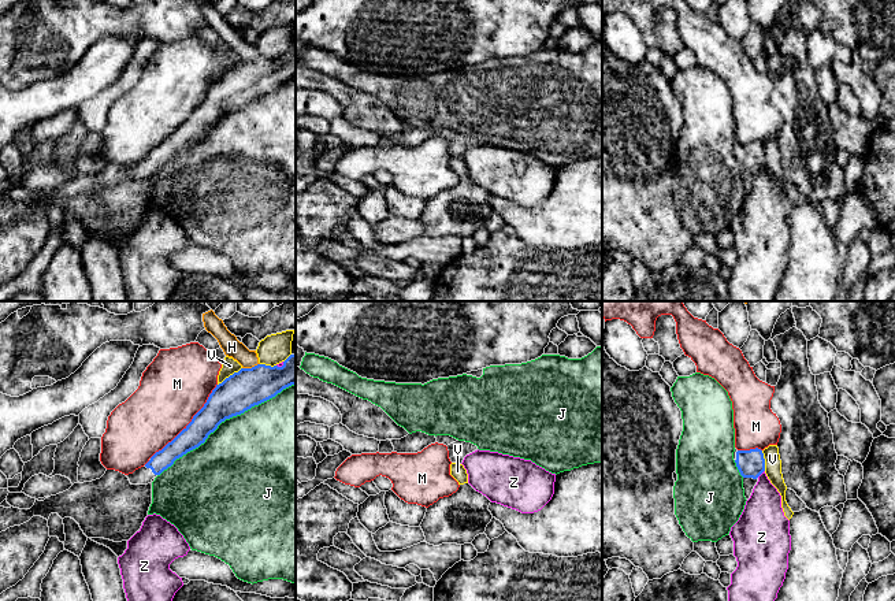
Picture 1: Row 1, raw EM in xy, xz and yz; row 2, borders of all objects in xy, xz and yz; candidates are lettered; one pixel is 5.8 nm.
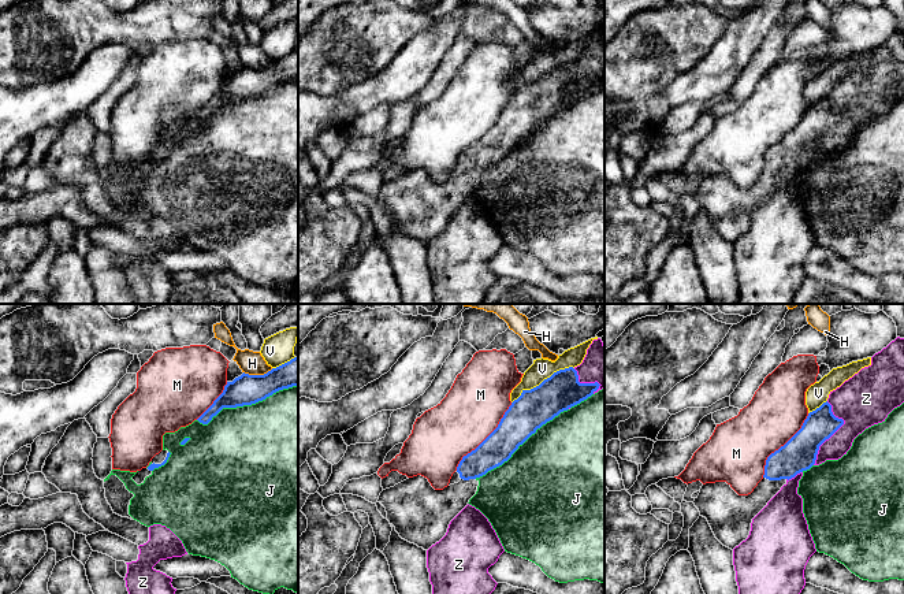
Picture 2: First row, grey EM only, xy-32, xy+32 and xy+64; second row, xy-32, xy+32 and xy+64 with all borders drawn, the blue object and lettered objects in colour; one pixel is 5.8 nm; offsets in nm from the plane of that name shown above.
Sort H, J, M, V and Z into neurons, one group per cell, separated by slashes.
H / J / M / V / Z

